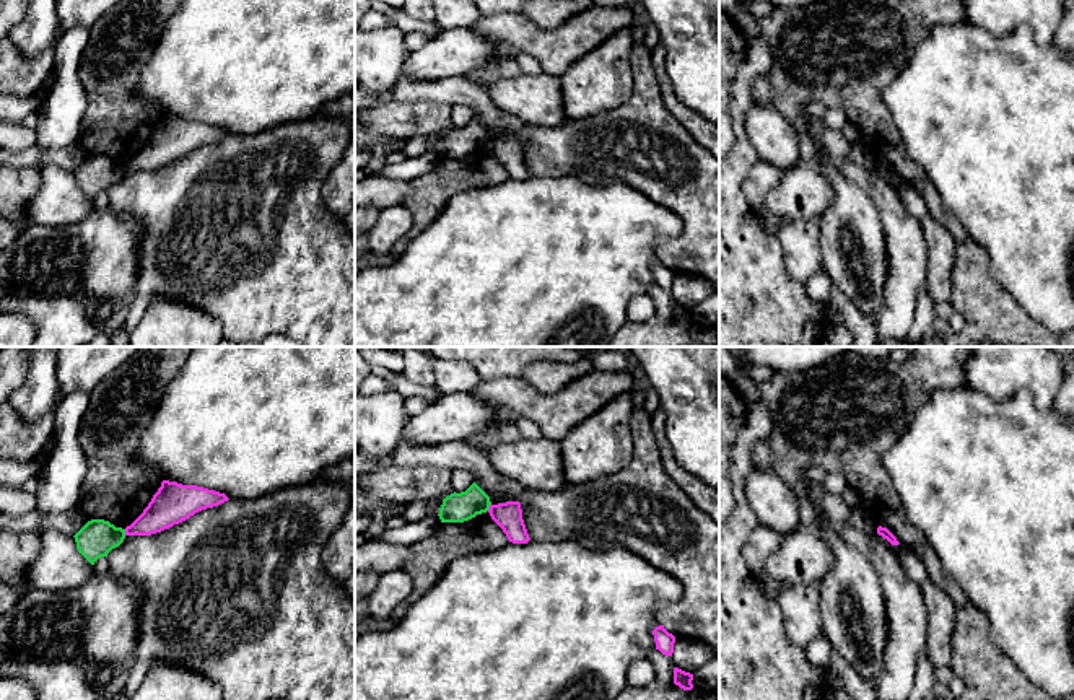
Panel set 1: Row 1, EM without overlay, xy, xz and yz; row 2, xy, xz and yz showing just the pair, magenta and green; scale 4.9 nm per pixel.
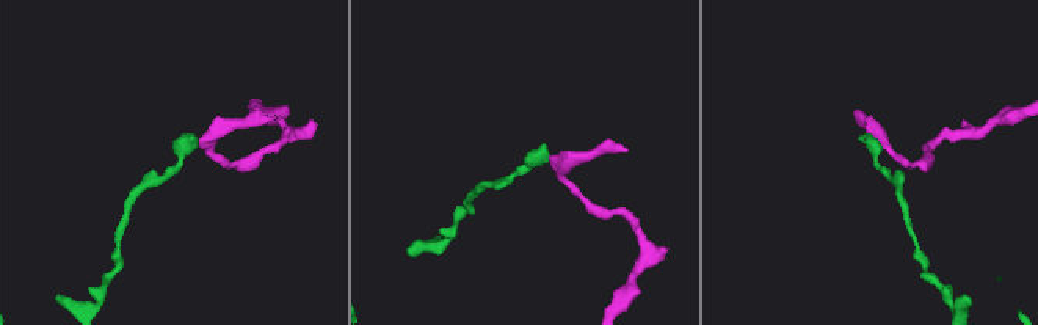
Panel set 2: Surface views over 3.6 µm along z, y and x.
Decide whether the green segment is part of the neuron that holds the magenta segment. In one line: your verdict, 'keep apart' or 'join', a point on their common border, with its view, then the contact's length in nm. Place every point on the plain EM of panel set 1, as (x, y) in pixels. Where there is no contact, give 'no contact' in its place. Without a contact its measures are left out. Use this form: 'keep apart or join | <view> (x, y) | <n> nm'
keep apart | xz (490, 142) | 40 nm

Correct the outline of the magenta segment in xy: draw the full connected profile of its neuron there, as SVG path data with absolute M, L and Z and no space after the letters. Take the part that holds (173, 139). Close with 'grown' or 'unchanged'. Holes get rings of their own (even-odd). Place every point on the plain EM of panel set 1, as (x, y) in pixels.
M163 116L143 148L125 163L125 171L151 171L179 160L195 148L218 142L225 129L197 120Z; unchanged

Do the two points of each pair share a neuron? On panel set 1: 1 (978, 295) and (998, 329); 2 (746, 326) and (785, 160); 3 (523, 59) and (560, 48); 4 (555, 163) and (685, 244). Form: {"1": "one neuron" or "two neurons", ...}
{"1": "one neuron", "2": "two neurons", "3": "two neurons", "4": "one neuron"}

